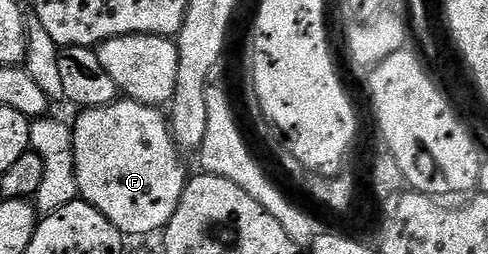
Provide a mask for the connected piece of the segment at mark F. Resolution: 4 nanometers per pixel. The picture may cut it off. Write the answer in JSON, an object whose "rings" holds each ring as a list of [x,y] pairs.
{"rings":[[[119,98],[111,104],[87,108],[77,114],[78,121],[73,121],[72,131],[79,197],[100,210],[100,214],[104,214],[104,218],[108,218],[108,222],[112,222],[112,226],[116,226],[116,230],[120,230],[123,237],[161,233],[172,214],[176,214],[176,206],[180,206],[188,179],[186,164],[182,161],[183,153],[170,133],[167,113],[152,104]]]}

